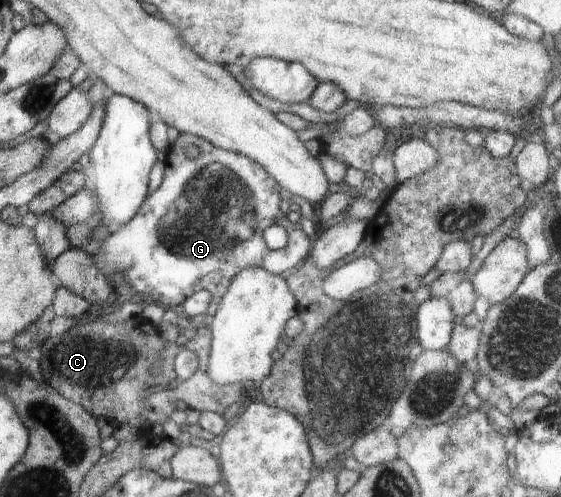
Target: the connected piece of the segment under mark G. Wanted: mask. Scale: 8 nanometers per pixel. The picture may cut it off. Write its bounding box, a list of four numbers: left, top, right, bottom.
[92,133,313,309]

